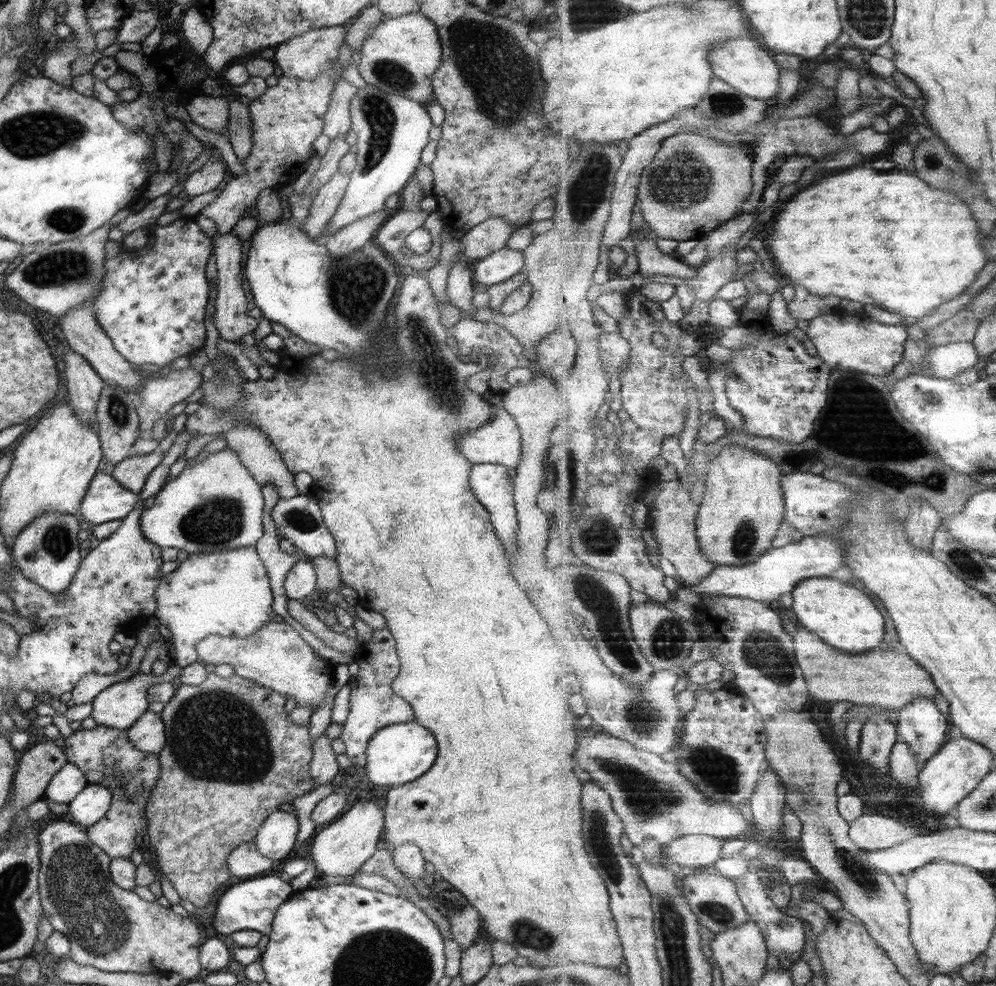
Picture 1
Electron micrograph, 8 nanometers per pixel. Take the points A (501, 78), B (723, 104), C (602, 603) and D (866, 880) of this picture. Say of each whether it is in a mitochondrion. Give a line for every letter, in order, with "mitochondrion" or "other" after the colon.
A: mitochondrion
B: mitochondrion
C: mitochondrion
D: mitochondrion

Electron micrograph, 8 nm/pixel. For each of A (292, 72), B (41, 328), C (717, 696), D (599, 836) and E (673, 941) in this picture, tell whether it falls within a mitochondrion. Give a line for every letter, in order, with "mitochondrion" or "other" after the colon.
A: other
B: other
C: other
D: mitochondrion
E: mitochondrion

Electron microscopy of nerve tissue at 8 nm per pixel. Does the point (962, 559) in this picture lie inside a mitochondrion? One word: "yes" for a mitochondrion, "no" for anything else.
yes

